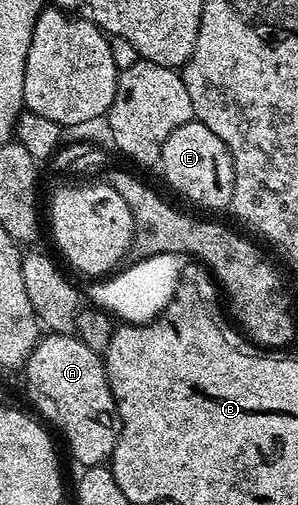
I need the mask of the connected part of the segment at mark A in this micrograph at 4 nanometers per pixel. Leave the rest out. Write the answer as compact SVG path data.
M51 334L39 337L34 345L32 356L28 356L24 367L26 382L42 398L47 398L59 414L58 422L62 425L62 434L66 437L66 446L70 454L79 462L79 467L100 466L109 463L118 443L118 433L122 431L122 421L118 419L118 409L108 384L106 363L103 355L92 352L74 334Z

